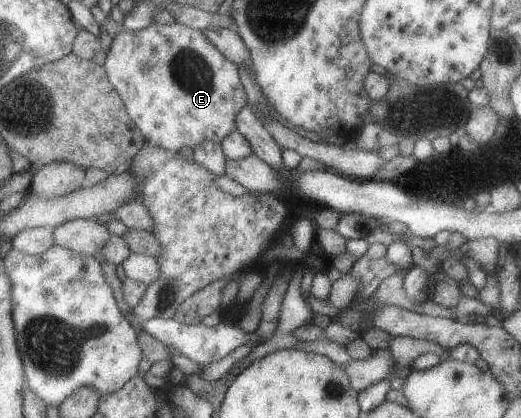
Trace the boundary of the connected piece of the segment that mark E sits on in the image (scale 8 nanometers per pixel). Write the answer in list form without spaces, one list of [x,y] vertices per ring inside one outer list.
[[[174,22],[169,25],[155,24],[151,25],[147,29],[124,31],[114,37],[113,45],[108,51],[108,57],[104,66],[107,68],[109,79],[111,83],[117,88],[117,91],[121,94],[121,99],[124,99],[125,105],[128,107],[129,115],[132,115],[133,121],[141,128],[143,135],[146,137],[147,143],[152,147],[158,146],[163,149],[169,149],[173,152],[178,152],[183,147],[191,147],[195,149],[197,145],[201,145],[203,141],[215,141],[215,143],[222,143],[223,139],[229,135],[229,133],[237,130],[237,123],[235,123],[235,117],[237,113],[248,105],[248,95],[243,87],[243,81],[241,81],[240,67],[229,61],[225,57],[224,53],[221,53],[214,43],[211,43],[209,37],[203,31],[193,29],[189,25],[185,25],[181,22]]]

